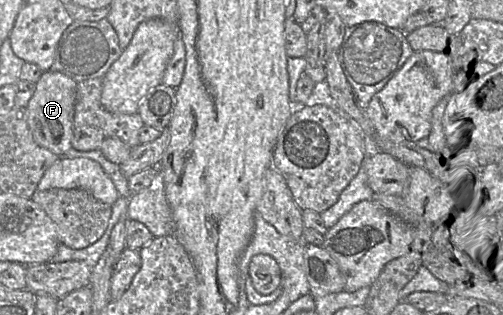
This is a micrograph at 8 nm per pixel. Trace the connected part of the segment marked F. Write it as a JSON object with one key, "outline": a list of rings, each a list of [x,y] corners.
{"outline":[[[58,71],[43,72],[34,85],[27,108],[27,123],[38,145],[62,156],[71,147],[77,83]]]}

